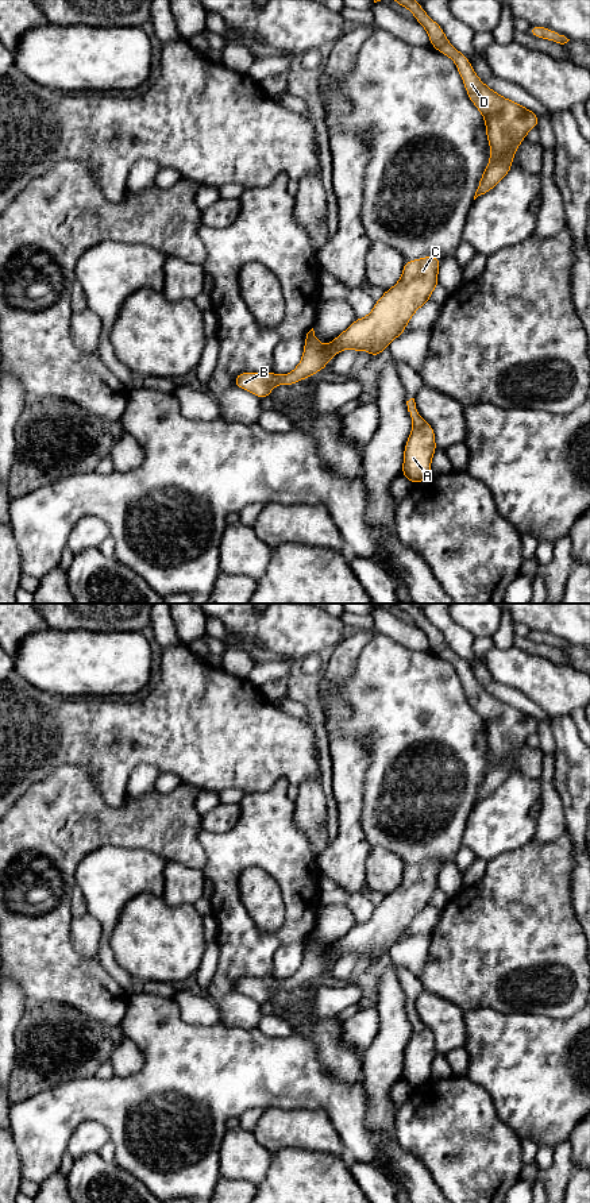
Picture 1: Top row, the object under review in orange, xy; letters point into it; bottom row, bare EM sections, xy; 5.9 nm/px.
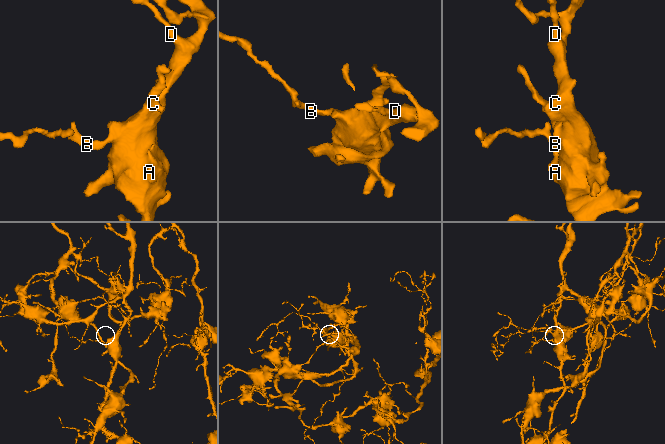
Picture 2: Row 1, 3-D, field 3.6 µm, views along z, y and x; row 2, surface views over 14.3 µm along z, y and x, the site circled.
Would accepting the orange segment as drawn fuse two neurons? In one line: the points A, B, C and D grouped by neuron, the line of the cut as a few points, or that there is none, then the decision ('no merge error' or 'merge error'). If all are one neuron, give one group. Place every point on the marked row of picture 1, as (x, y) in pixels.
groups A B C D; cut none; no merge error

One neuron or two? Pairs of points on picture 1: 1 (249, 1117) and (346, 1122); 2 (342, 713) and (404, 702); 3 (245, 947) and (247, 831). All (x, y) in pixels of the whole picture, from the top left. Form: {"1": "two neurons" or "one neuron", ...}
{"1": "two neurons", "2": "two neurons", "3": "one neuron"}

